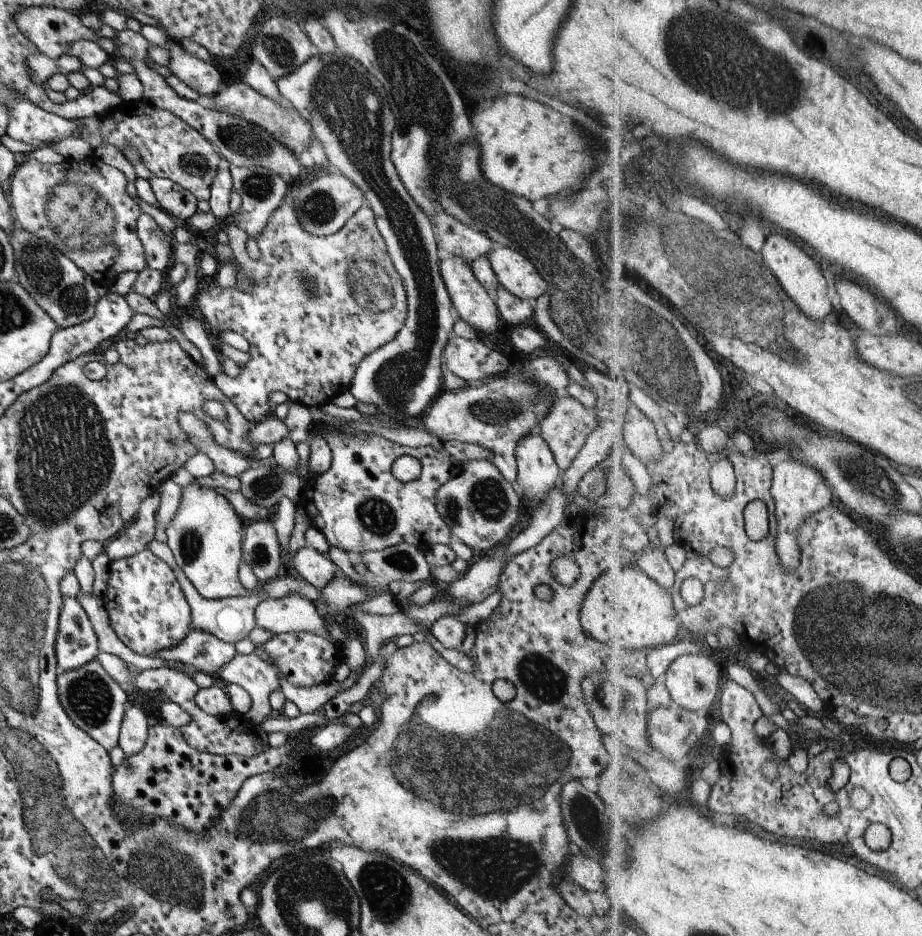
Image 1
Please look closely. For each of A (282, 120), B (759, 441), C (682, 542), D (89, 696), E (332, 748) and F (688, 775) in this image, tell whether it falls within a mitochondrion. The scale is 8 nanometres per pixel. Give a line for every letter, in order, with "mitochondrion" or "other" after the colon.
A: mitochondrion
B: other
C: other
D: mitochondrion
E: other
F: other

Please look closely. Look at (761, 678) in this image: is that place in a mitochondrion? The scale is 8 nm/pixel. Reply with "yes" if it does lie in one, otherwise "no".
no

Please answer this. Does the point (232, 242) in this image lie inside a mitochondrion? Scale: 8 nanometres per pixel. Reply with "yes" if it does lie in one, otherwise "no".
no

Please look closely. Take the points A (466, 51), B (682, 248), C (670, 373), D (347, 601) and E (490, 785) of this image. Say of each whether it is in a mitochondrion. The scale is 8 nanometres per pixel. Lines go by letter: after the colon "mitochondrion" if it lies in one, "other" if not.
A: mitochondrion
B: mitochondrion
C: mitochondrion
D: other
E: mitochondrion

